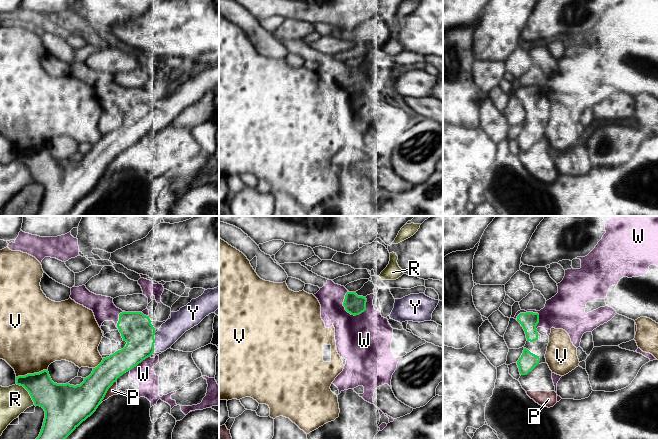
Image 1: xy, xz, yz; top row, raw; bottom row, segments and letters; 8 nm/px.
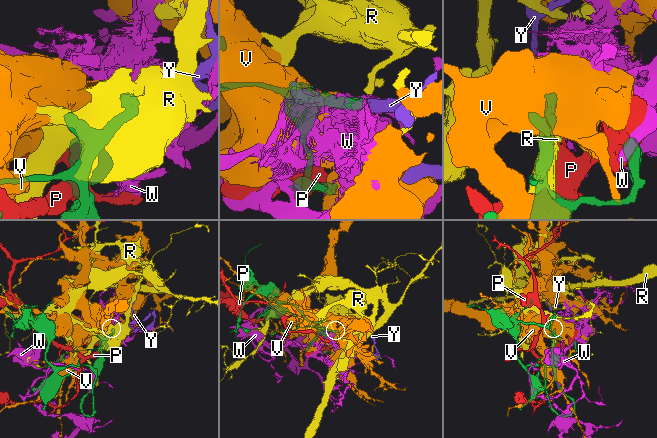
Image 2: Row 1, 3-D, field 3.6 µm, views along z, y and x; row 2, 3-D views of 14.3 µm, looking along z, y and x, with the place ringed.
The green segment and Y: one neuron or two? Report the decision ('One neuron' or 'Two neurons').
One neuron

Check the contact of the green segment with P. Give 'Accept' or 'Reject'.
Reject

